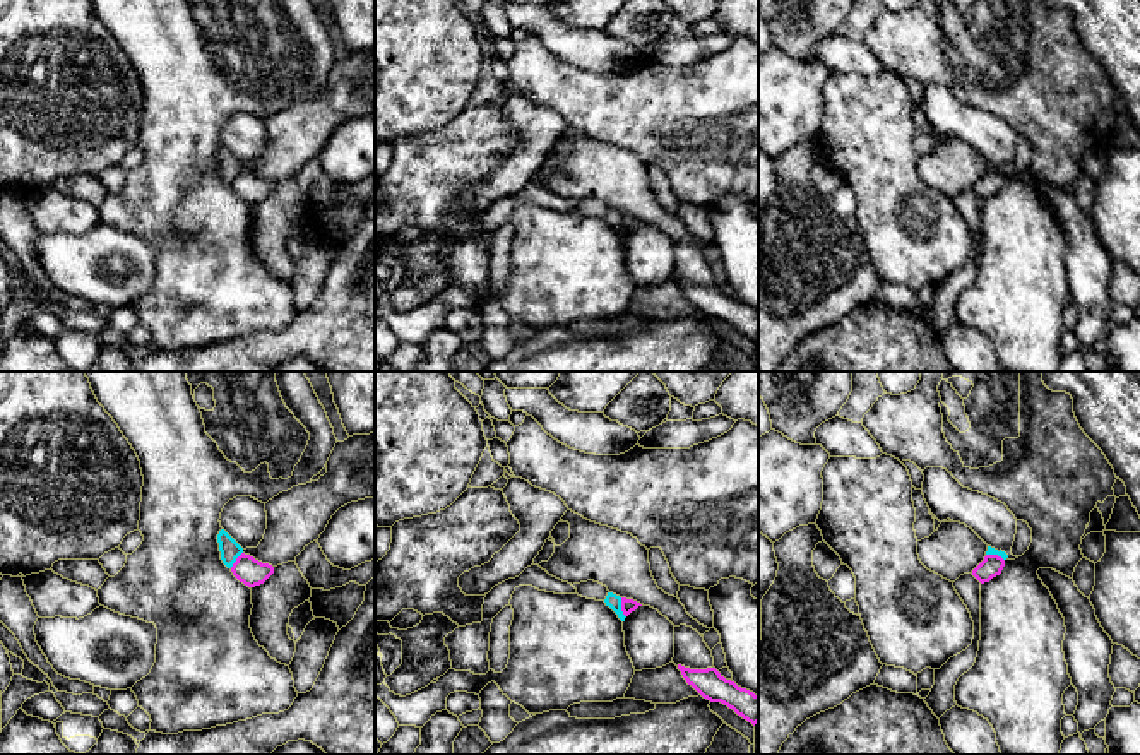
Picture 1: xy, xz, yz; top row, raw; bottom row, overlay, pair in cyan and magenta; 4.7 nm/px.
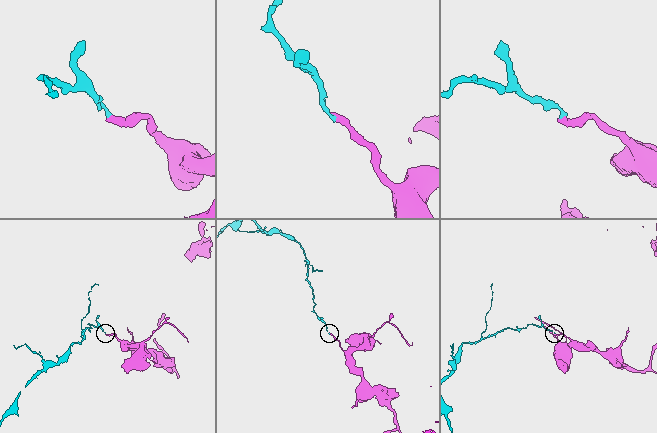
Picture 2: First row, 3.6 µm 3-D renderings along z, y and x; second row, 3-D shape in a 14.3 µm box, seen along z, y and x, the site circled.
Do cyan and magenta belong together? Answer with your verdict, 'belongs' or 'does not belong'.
does not belong

